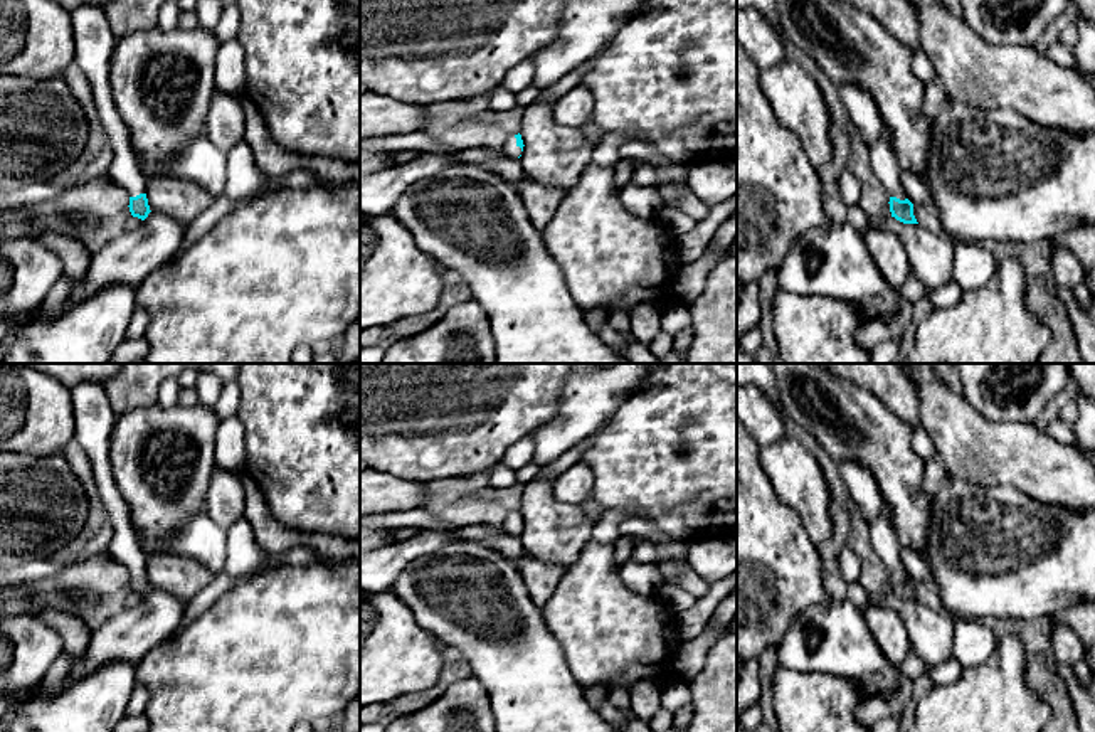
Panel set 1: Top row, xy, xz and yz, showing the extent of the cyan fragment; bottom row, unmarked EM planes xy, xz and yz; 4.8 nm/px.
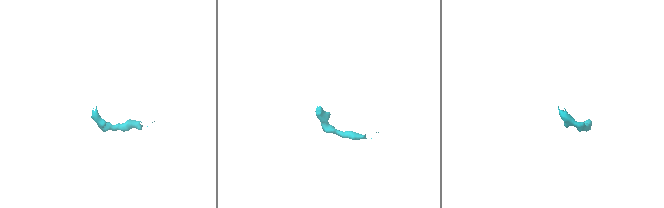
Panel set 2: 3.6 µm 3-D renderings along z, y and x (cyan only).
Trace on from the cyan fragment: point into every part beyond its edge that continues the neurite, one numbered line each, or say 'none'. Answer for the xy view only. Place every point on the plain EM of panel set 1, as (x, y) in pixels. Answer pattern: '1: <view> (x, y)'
1: xy (95, 419)

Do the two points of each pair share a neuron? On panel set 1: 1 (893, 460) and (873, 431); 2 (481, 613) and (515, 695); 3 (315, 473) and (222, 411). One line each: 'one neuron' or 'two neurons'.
1: one neuron
2: one neuron
3: two neurons

